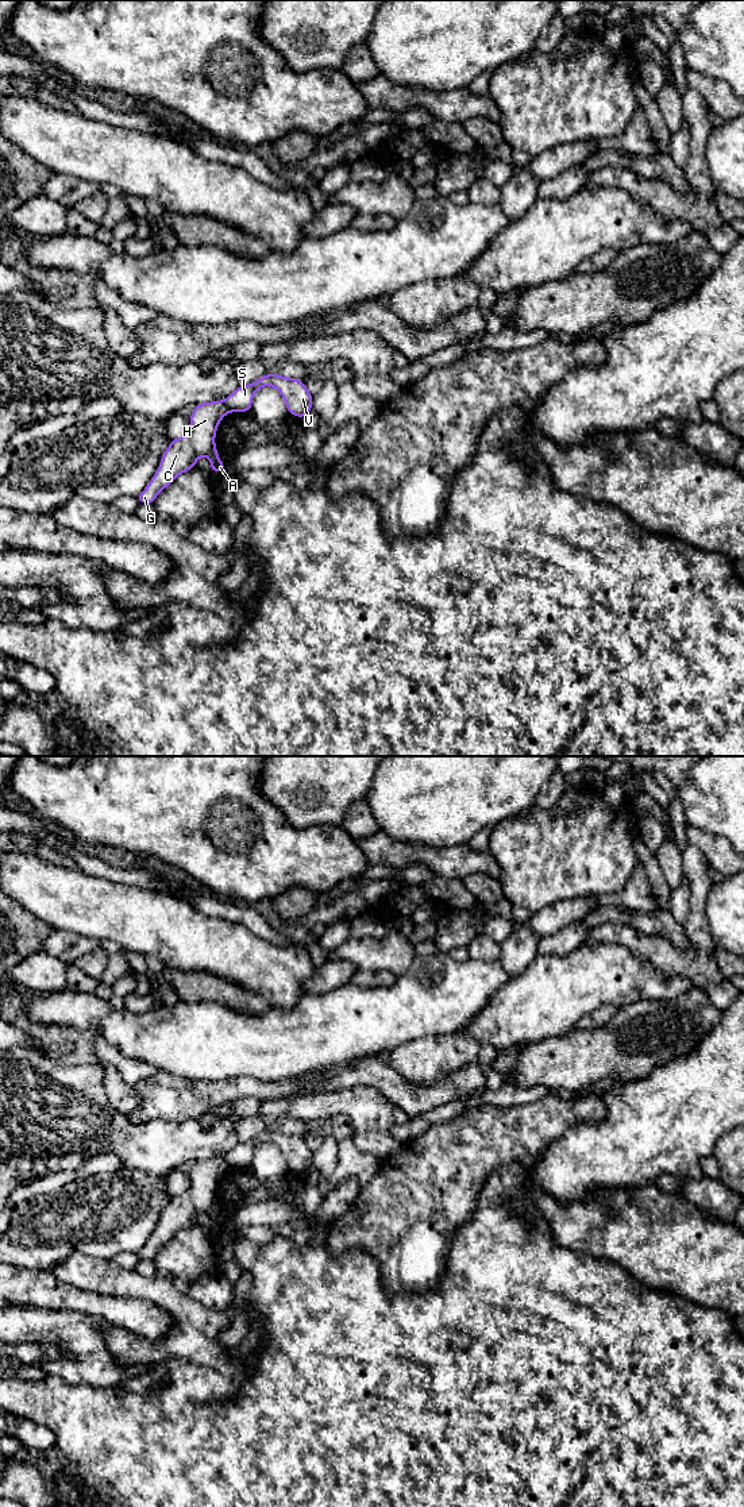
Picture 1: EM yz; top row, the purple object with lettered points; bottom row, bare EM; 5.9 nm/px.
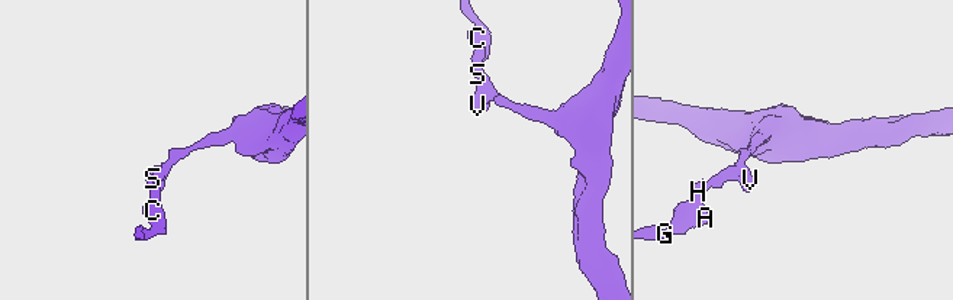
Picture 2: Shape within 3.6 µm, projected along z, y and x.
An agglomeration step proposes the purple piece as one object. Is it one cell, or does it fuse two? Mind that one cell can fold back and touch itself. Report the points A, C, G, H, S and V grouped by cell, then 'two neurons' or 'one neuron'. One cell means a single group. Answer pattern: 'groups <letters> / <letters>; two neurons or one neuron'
groups A C G H / S V; two neurons

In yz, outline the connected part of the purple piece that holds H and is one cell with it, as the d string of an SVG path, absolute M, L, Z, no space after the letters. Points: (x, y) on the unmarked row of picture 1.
M224 1157L196 1161L189 1173L190 1186L184 1194L173 1195L163 1209L161 1222L147 1244L138 1250L140 1260L153 1260L158 1249L167 1244L178 1230L197 1221L198 1213L211 1215L211 1227L224 1229L224 1218L219 1215L215 1191L220 1176L228 1169Z

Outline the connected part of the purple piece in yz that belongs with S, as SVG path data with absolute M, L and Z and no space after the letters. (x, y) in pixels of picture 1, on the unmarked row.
M270 1129L250 1141L238 1142L224 1157L228 1168L250 1168L254 1149L262 1142L278 1145L289 1171L304 1175L312 1165L313 1152L305 1144L304 1137Z

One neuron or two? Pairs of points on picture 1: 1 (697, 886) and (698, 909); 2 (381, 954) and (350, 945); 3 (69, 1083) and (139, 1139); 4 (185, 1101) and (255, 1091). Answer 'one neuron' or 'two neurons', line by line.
1: one neuron
2: one neuron
3: one neuron
4: one neuron

